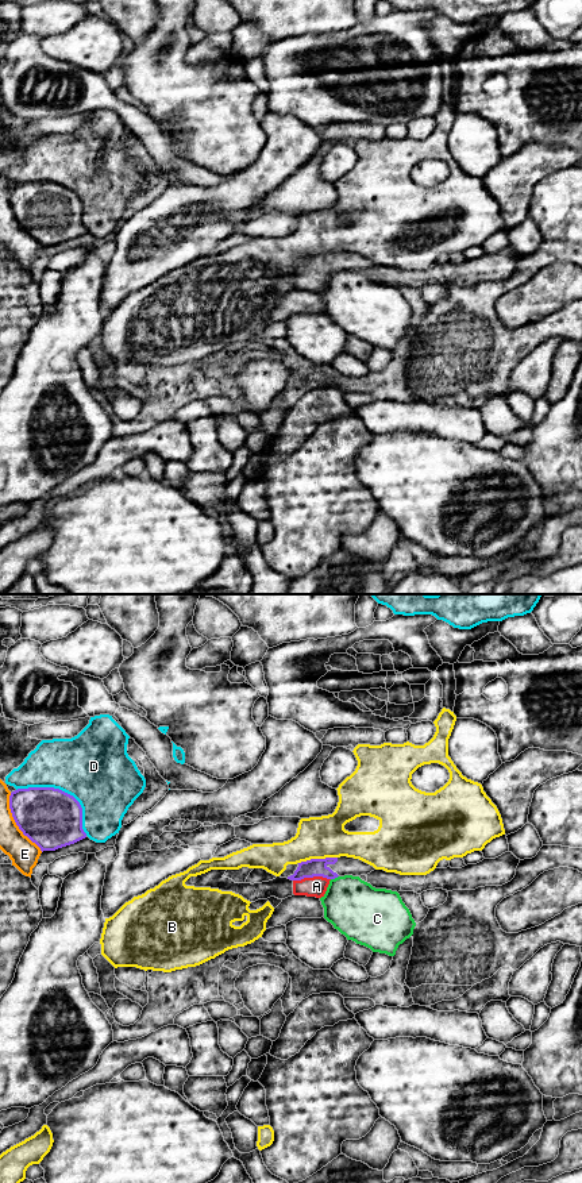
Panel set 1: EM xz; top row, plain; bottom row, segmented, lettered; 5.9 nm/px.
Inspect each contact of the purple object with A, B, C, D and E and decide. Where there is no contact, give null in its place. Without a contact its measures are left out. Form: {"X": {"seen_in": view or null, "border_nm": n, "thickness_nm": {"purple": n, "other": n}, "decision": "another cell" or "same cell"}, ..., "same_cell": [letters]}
{"A": {"seen_in": "xz", "border_nm": 220, "thickness_nm": {"purple": 110, "other": 120}, "decision": "same cell"}, "B": {"seen_in": "xz", "border_nm": 240, "thickness_nm": {"purple": 110, "other": 260}, "decision": "another cell"}, "C": {"seen_in": "xz", "border_nm": 50, "thickness_nm": {"purple": 110, "other": 340}, "decision": "another cell"}, "D": {"seen_in": "xz", "border_nm": 500, "thickness_nm": {"purple": 360, "other": 420}, "decision": "another cell"}, "E": {"seen_in": "xz", "border_nm": 400, "thickness_nm": {"purple": 360, "other": 170}, "decision": "another cell"}, "same_cell": ["A"]}

